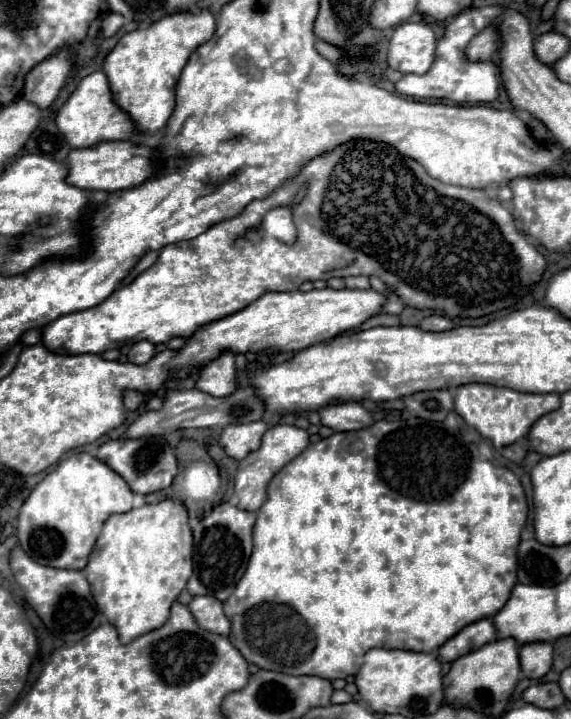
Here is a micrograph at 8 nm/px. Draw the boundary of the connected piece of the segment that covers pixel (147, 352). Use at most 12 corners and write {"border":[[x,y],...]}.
{"border":[[139,341],[129,351],[135,365],[147,363],[155,355],[153,343]]}

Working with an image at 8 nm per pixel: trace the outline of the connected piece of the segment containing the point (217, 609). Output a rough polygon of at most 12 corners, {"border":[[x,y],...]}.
{"border":[[213,595],[193,597],[189,609],[207,631],[229,635],[223,603]]}

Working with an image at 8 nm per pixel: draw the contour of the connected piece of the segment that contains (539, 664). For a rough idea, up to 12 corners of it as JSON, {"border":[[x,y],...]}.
{"border":[[553,645],[519,649],[523,675],[539,679],[551,669]]}

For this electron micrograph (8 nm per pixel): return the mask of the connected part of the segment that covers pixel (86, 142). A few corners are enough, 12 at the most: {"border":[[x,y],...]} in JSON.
{"border":[[103,71],[81,79],[55,125],[73,149],[137,133]]}

